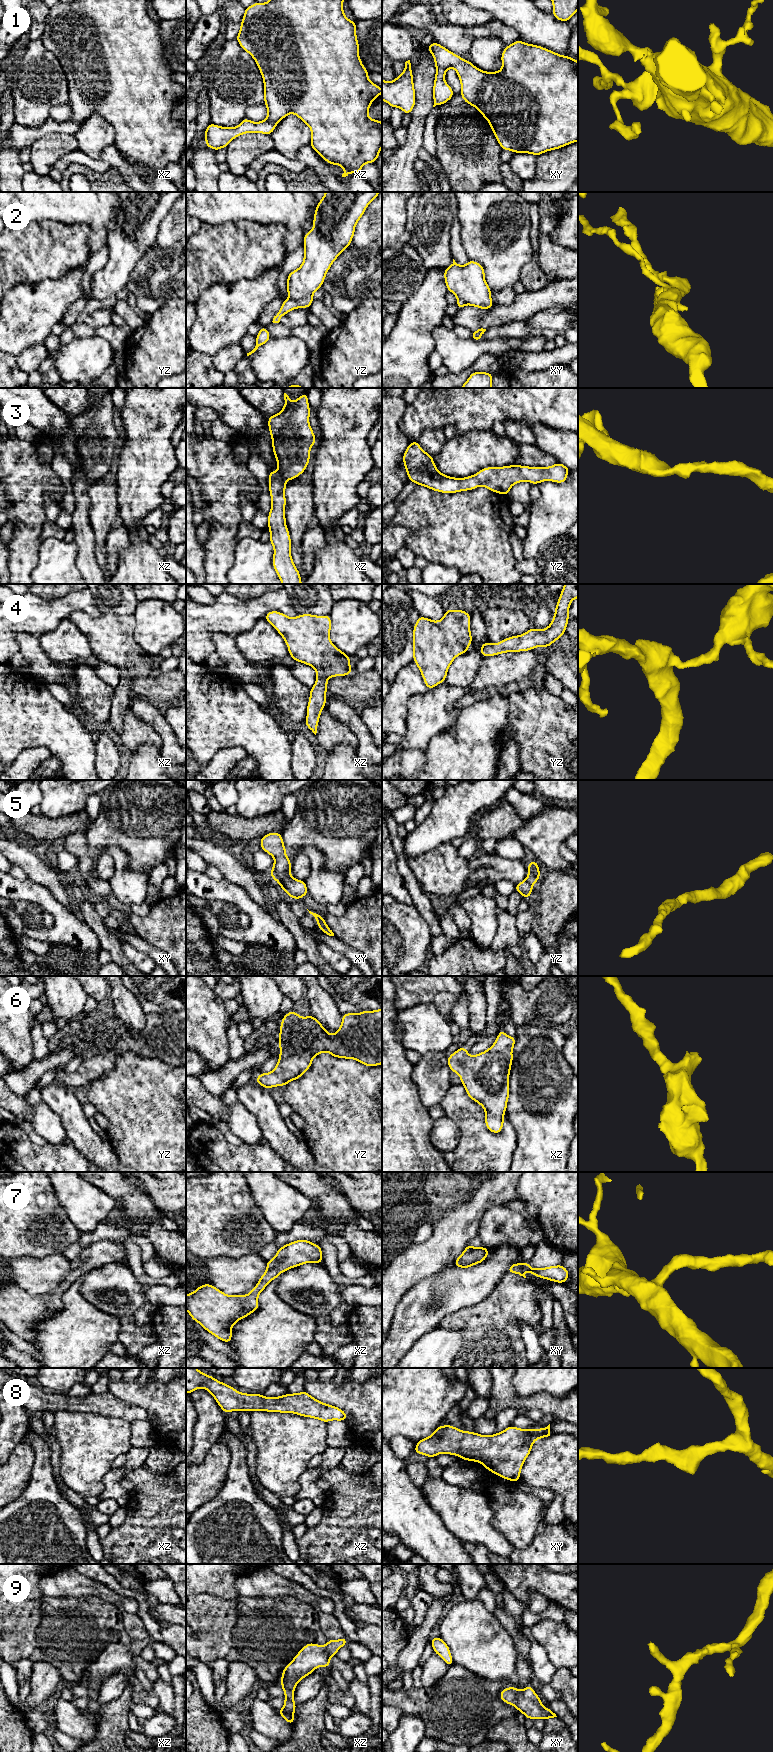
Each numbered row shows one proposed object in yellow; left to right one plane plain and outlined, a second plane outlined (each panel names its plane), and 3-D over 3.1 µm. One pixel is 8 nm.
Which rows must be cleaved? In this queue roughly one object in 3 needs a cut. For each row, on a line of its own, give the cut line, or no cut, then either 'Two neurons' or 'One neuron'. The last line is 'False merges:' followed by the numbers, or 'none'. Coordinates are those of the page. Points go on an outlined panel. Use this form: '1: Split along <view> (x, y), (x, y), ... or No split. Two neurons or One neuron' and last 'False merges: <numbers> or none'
1: No split. One neuron
2: Split along yz (311, 294), (300, 299), (289, 300). Two neurons
3: No split. One neuron
4: No split. One neuron
5: No split. One neuron
6: No split. One neuron
7: No split. One neuron
8: No split. One neuron
9: No split. One neuron
False merges: 2

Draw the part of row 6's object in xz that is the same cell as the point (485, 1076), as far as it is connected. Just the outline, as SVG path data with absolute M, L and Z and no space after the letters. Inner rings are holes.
M501 1029L494 1044L486 1051L469 1056L468 1049L461 1046L447 1058L447 1064L451 1072L459 1075L467 1095L484 1108L486 1128L495 1134L500 1133L503 1129L504 1114L510 1094L509 1075L515 1043L516 1037L508 1036L504 1029Z

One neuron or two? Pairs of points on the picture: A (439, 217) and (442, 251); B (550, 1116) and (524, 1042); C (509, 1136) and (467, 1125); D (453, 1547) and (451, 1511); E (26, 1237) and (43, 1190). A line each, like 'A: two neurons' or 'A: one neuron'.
A: one neuron
B: one neuron
C: one neuron
D: two neurons
E: one neuron

